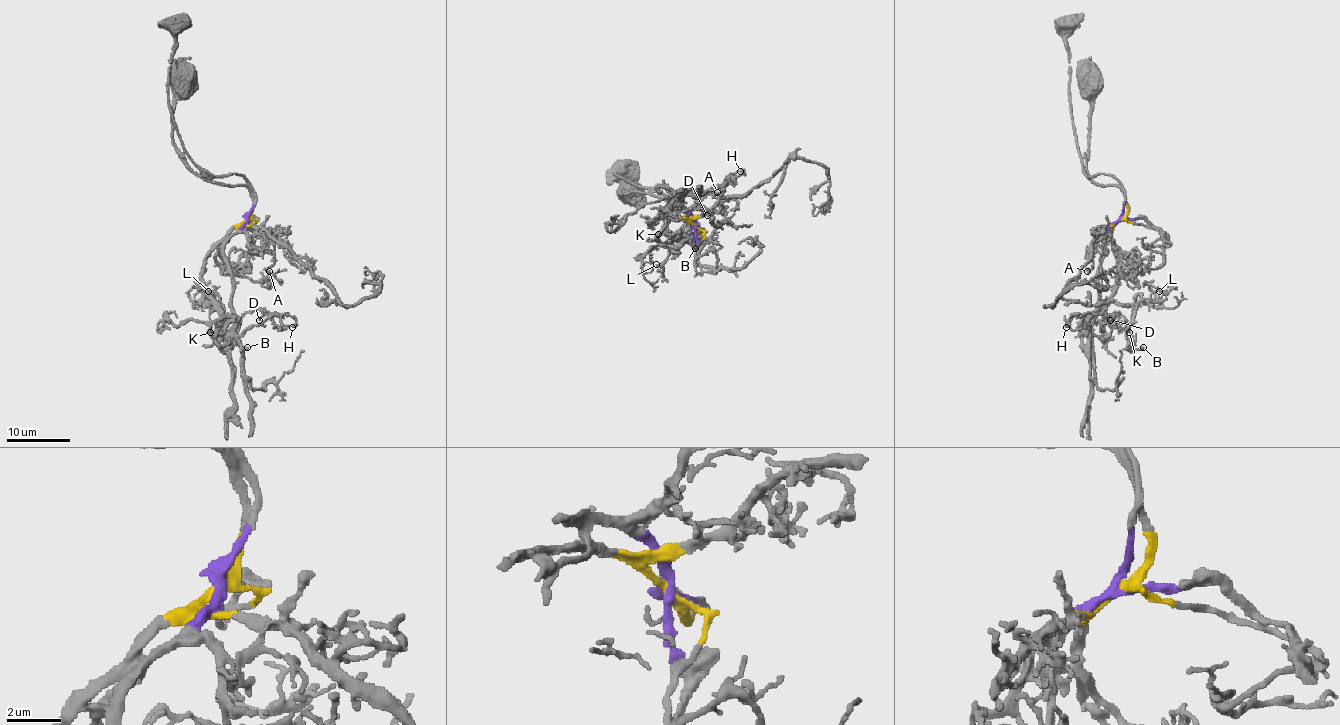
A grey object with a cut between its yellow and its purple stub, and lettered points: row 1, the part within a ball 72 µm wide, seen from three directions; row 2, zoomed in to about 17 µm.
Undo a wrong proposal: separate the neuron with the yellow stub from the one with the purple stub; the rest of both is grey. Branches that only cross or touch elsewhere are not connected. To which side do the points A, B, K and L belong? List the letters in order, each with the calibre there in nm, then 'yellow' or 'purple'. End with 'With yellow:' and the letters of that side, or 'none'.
A: calibre 240 nm; purple
B: calibre 180 nm; yellow
K: calibre 90 nm; yellow
L: calibre 120 nm; yellow
With yellow: B, K, L

